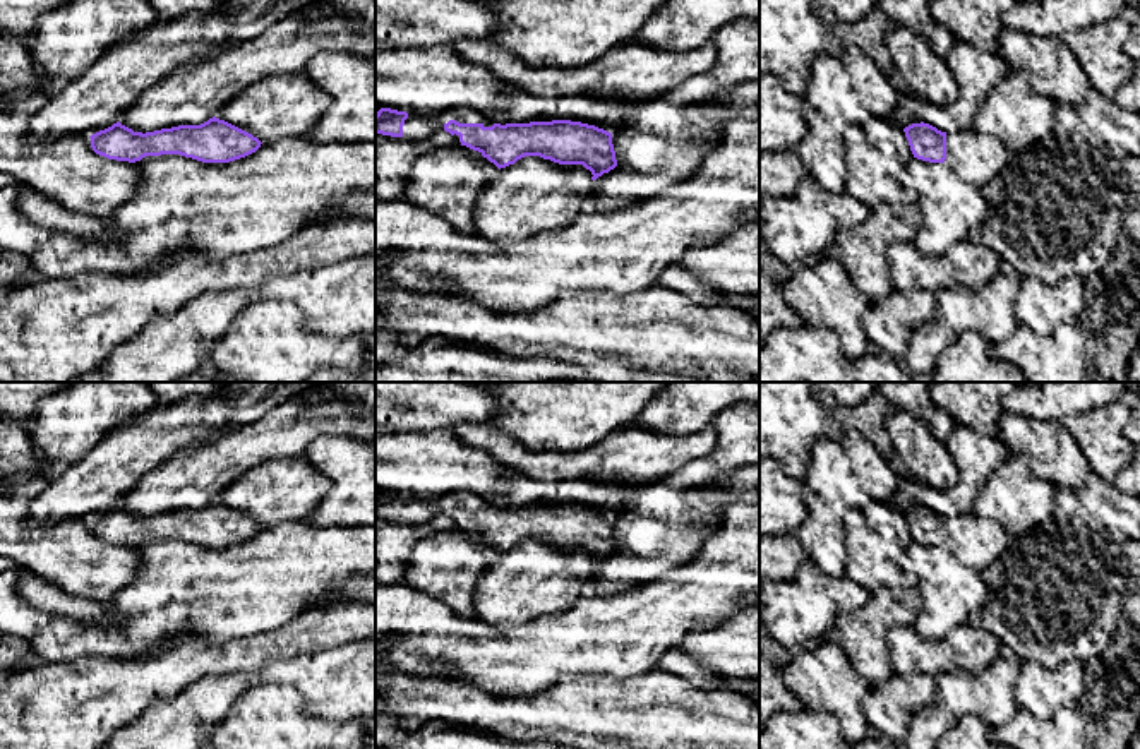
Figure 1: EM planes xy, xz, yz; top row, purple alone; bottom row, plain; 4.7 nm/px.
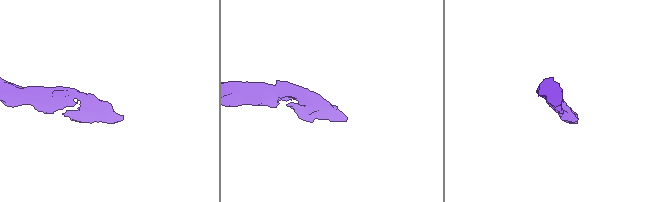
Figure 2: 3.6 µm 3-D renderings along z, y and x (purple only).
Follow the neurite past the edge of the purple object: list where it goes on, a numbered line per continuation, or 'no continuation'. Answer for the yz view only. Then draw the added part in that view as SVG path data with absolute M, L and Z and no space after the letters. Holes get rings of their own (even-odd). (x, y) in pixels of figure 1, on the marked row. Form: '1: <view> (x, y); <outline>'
1: yz (976, 158); M972 129L946 132L945 163L963 182L977 187L987 185L1015 158L998 139L981 135Z

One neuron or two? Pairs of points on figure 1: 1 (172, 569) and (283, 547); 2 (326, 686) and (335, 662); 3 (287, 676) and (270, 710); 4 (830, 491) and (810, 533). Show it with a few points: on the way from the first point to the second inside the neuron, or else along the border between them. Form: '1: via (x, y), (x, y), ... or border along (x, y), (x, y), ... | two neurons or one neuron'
1: via (199, 569), (256, 569) | one neuron
2: via (331, 681), (335, 667) | one neuron
3: border along (244, 689), (254, 684), (288, 684), (311, 712) | two neurons
4: via (828, 501), (827, 516), (820, 523) | one neuron

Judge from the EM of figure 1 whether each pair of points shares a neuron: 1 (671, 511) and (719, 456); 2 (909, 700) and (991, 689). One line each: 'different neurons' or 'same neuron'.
1: same neuron
2: different neurons

